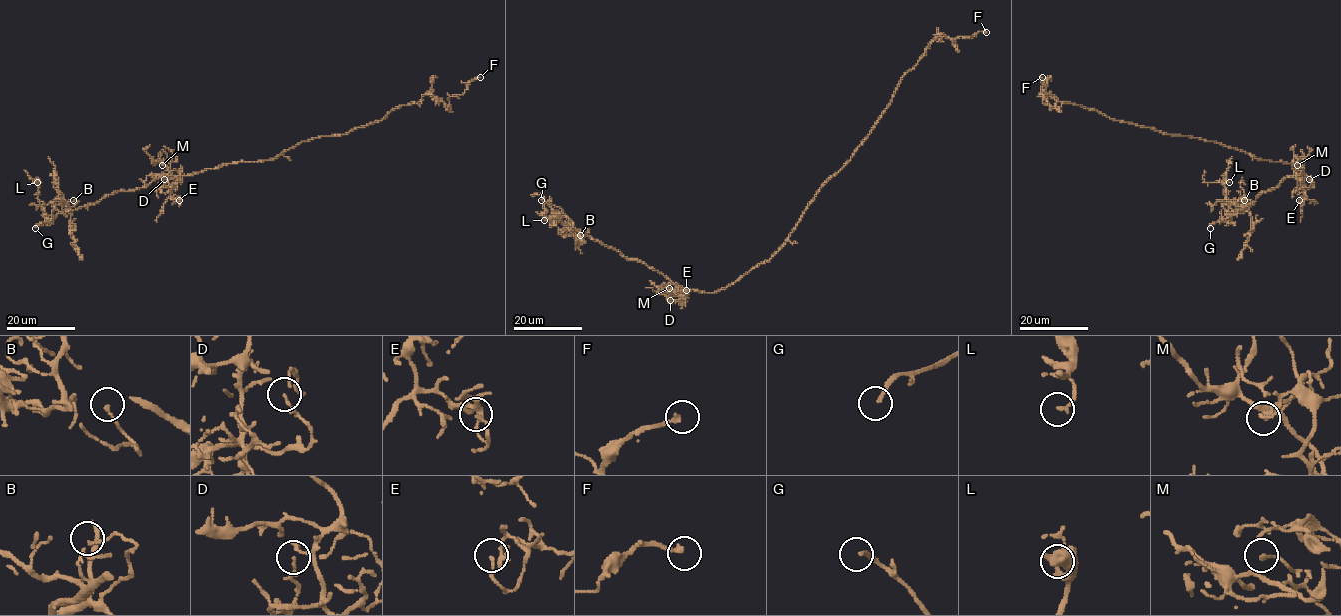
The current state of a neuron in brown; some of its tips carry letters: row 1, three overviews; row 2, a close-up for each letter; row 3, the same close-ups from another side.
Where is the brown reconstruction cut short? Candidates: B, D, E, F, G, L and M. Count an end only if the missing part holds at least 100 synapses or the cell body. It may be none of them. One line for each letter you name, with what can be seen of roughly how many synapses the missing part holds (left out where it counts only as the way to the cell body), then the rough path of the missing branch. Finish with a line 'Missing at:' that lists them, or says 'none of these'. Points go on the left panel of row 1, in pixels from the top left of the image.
Missing at: G

